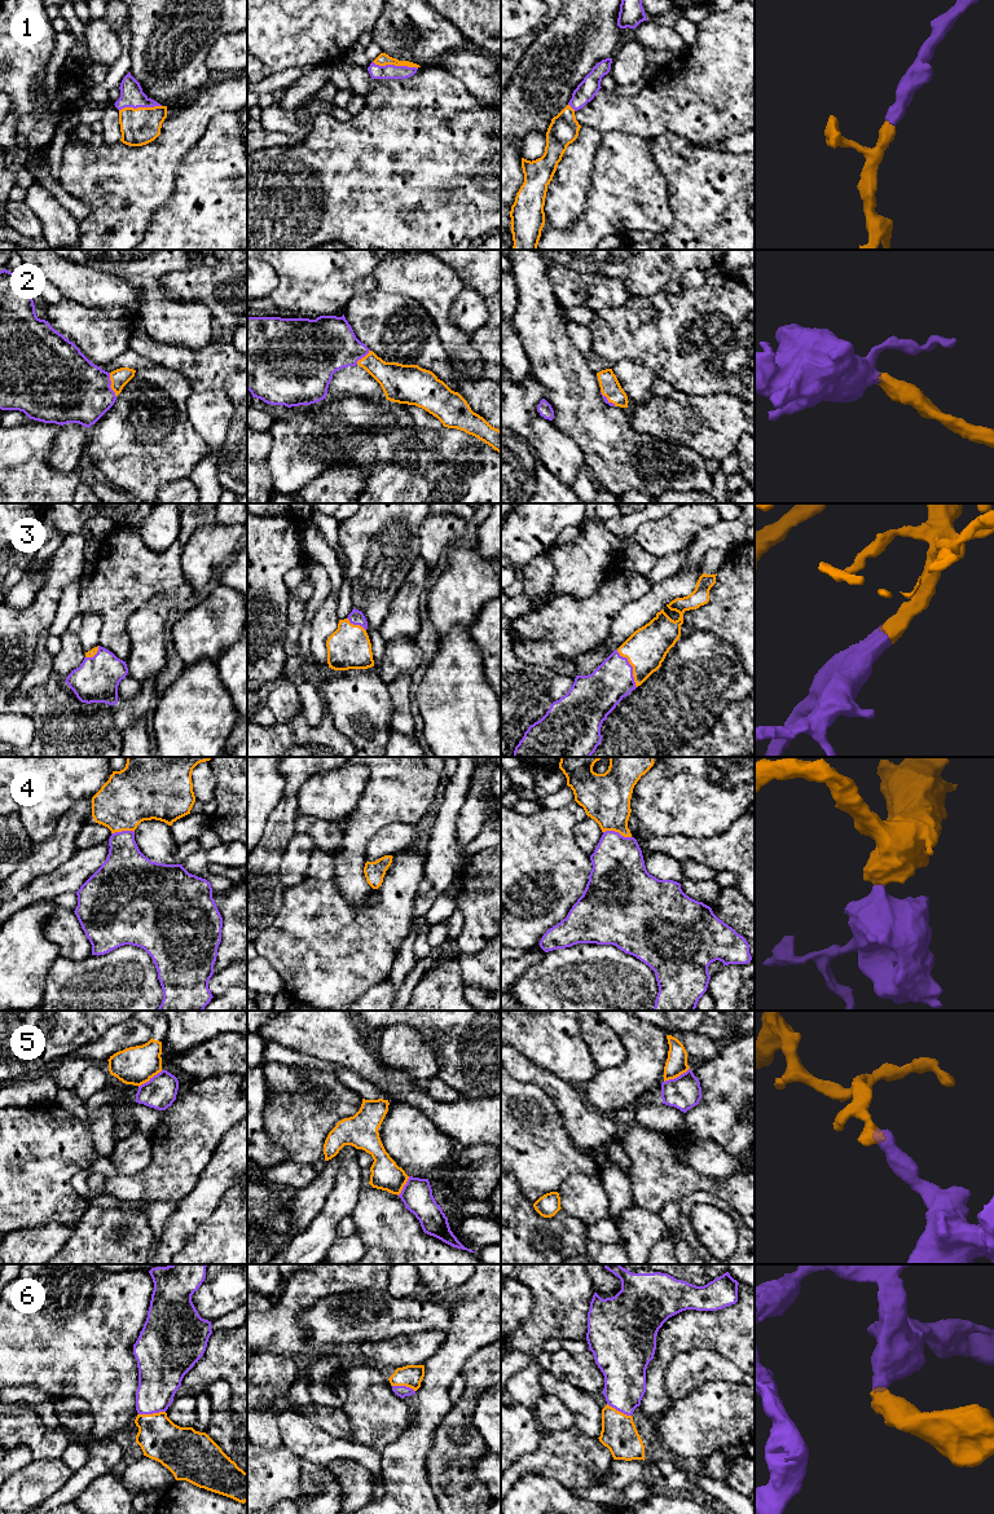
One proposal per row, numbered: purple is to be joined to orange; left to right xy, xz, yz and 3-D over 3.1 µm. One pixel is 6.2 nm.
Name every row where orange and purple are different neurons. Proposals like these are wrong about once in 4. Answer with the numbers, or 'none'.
5

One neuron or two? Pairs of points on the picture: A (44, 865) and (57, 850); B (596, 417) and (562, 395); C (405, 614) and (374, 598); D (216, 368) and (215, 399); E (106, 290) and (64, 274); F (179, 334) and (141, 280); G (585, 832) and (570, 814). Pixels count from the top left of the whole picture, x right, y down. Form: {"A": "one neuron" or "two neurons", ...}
{"A": "one neuron", "B": "one neuron", "C": "two neurons", "D": "two neurons", "E": "one neuron", "F": "one neuron", "G": "two neurons"}

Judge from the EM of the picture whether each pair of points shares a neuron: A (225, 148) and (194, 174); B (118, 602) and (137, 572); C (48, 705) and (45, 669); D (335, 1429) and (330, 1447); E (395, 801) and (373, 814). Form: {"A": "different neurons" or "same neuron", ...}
{"A": "same neuron", "B": "same neuron", "C": "different neurons", "D": "different neurons", "E": "same neuron"}

